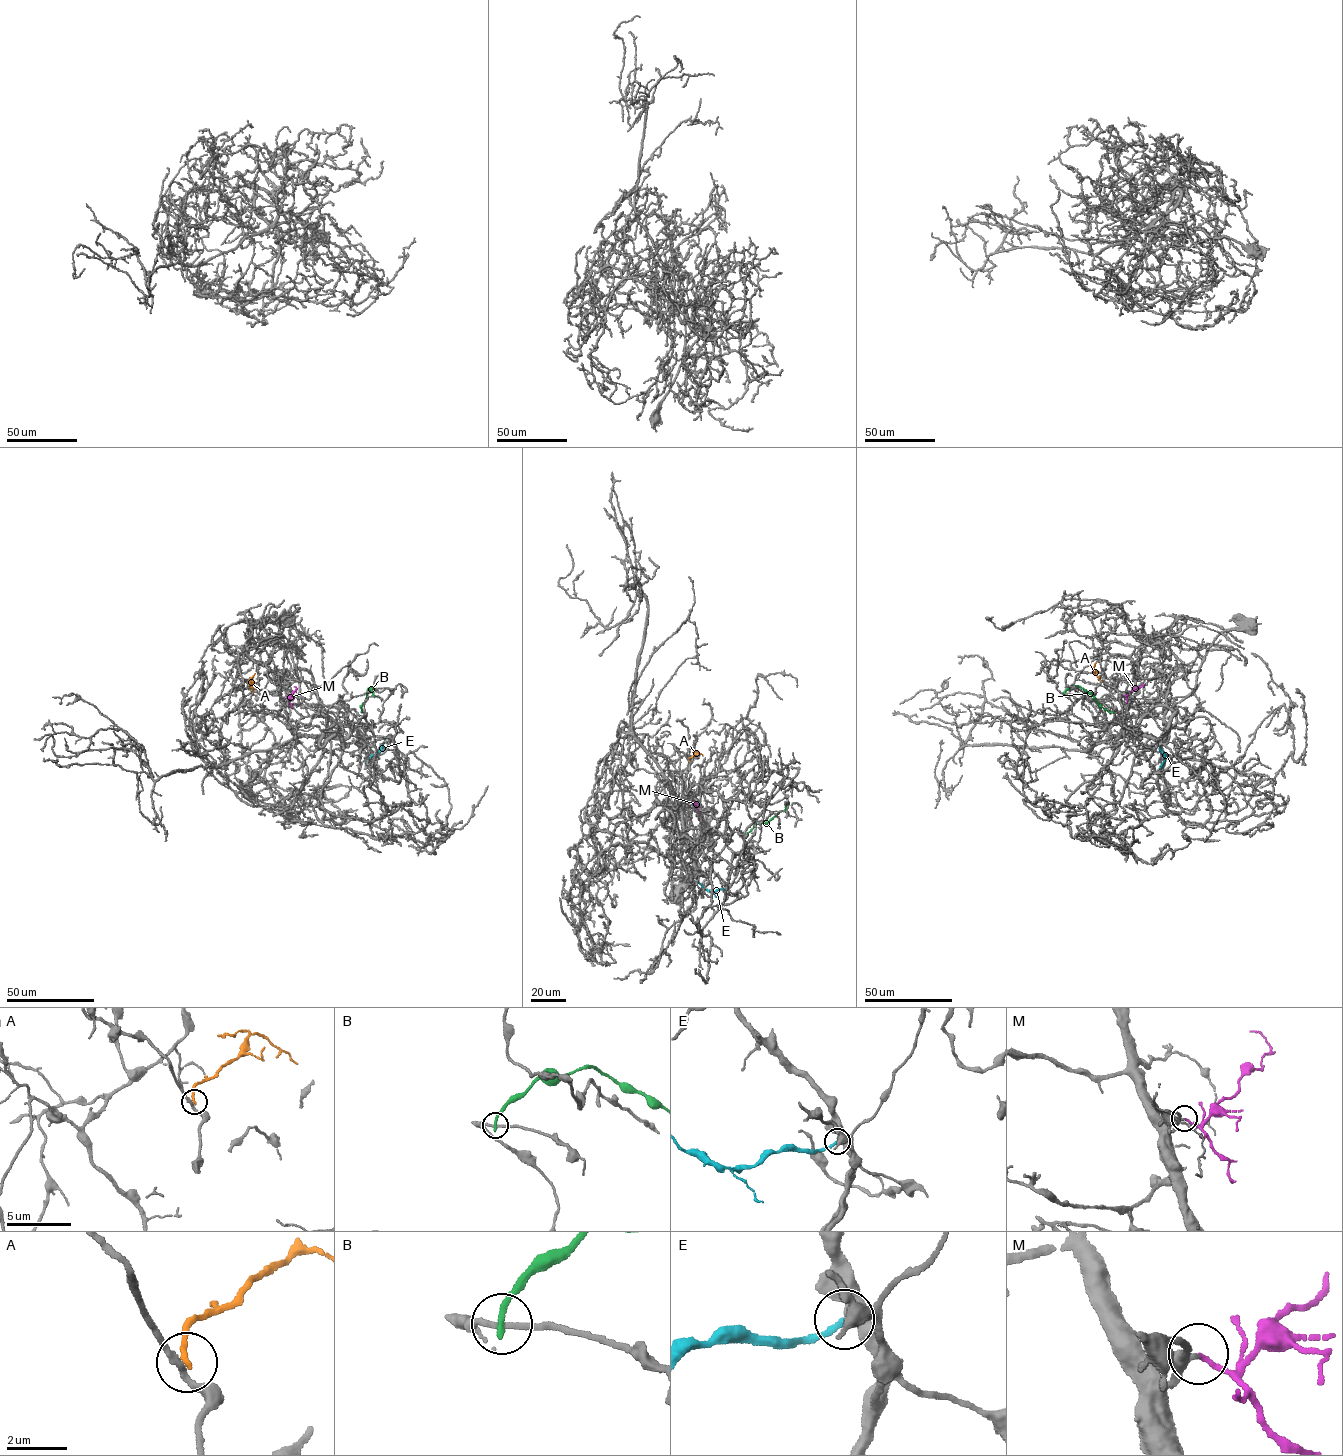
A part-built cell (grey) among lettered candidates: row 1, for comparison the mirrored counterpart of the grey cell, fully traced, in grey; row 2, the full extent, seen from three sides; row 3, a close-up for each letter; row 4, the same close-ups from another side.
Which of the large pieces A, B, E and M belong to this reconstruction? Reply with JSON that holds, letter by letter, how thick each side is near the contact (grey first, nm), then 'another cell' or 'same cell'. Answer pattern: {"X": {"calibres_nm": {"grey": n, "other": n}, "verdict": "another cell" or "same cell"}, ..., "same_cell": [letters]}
{"A": {"calibres_nm": {"grey": 200, "other": 180}, "verdict": "another cell"}, "B": {"calibres_nm": {"grey": 170, "other": 240}, "verdict": "another cell"}, "E": {"calibres_nm": {"grey": 440, "other": 200}, "verdict": "another cell"}, "M": {"calibres_nm": {"grey": 280, "other": 160}, "verdict": "same cell"}, "same_cell": ["M"]}

